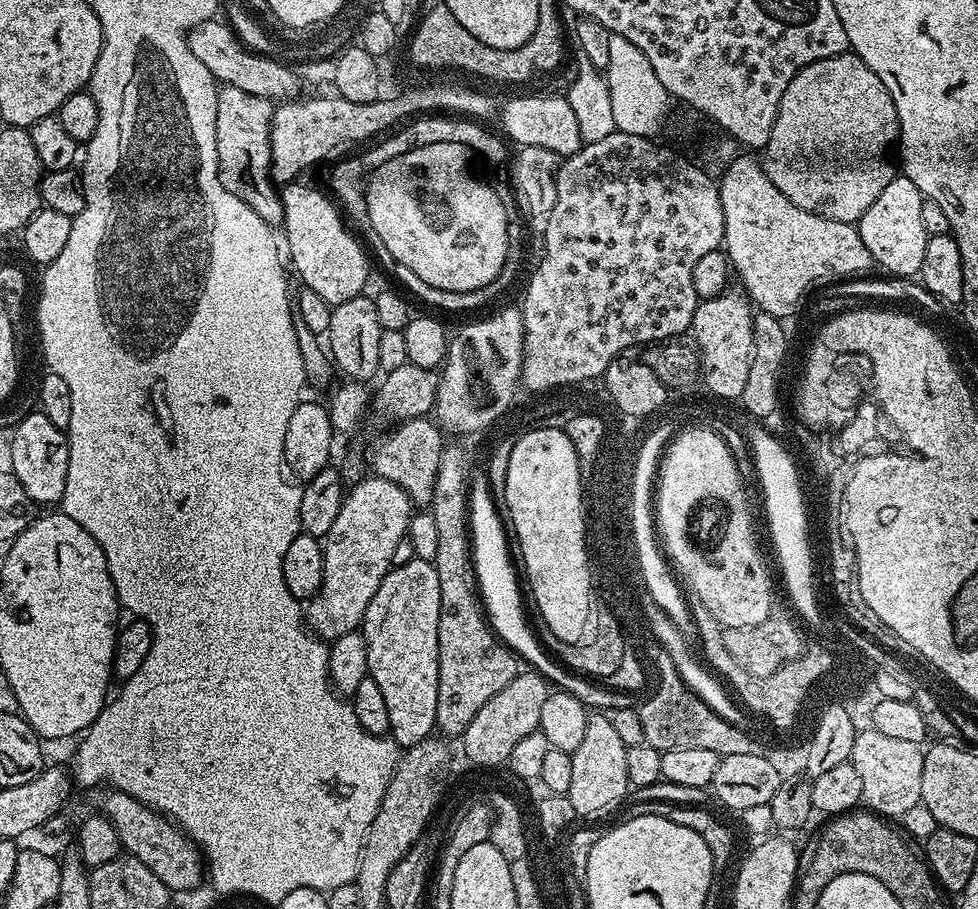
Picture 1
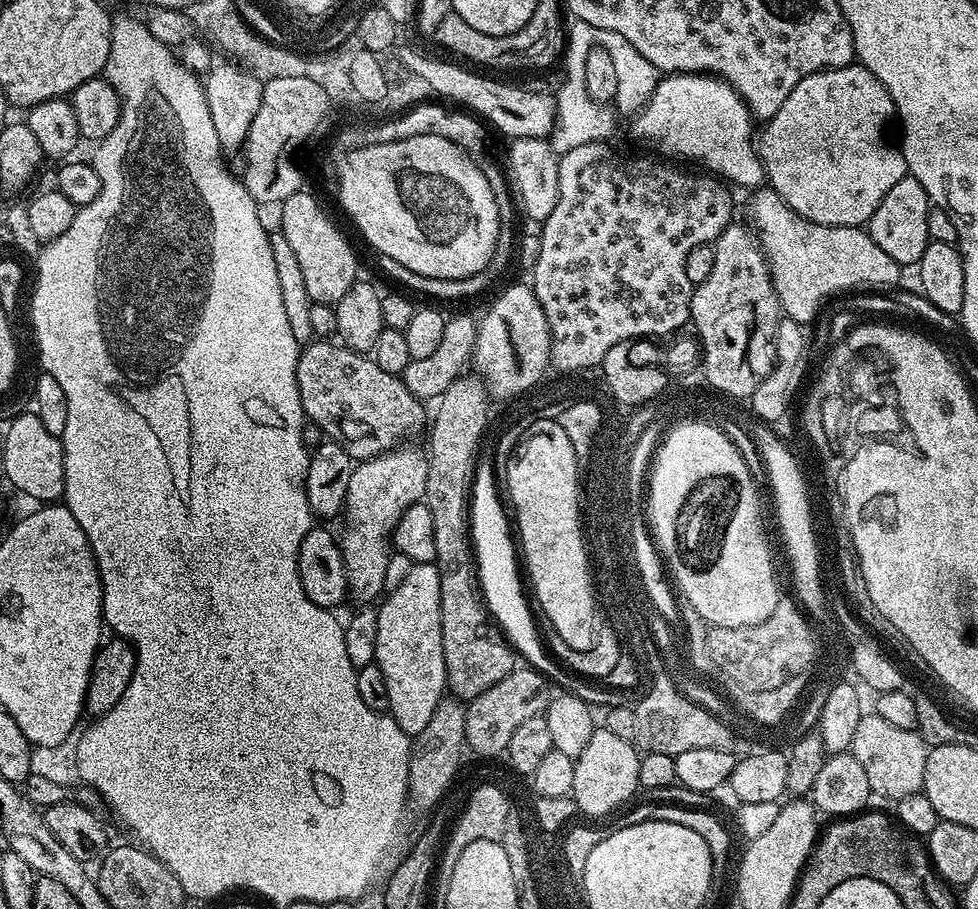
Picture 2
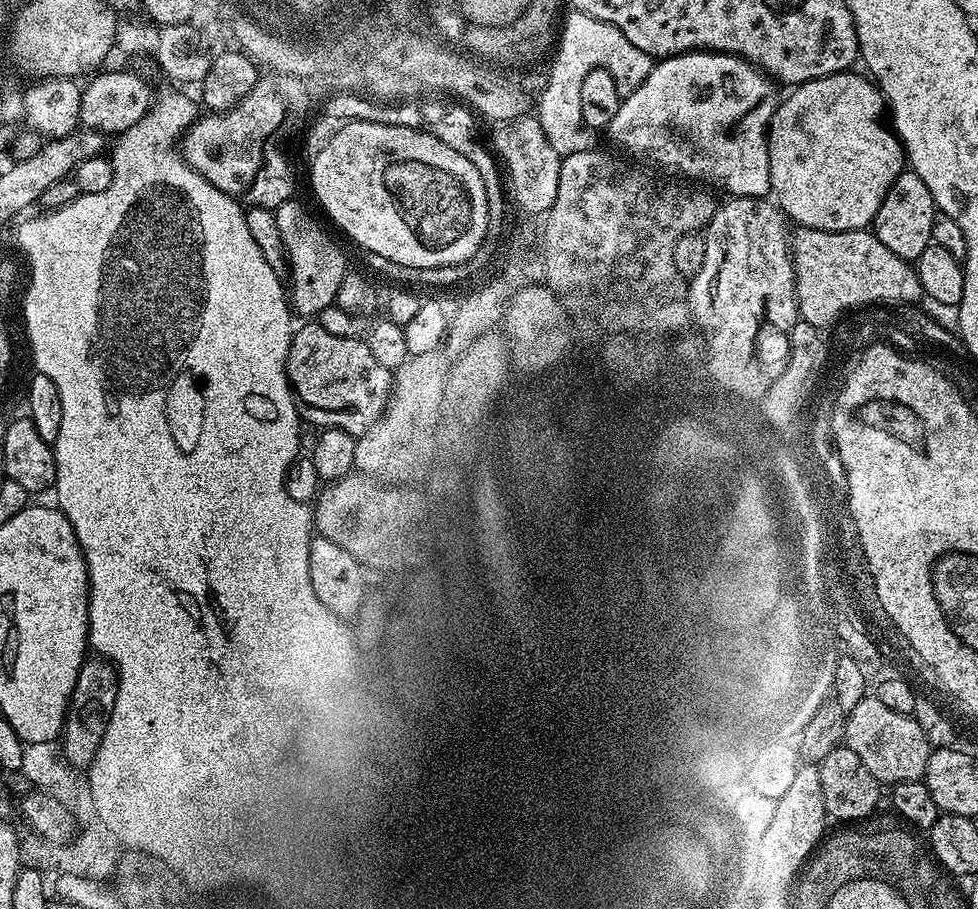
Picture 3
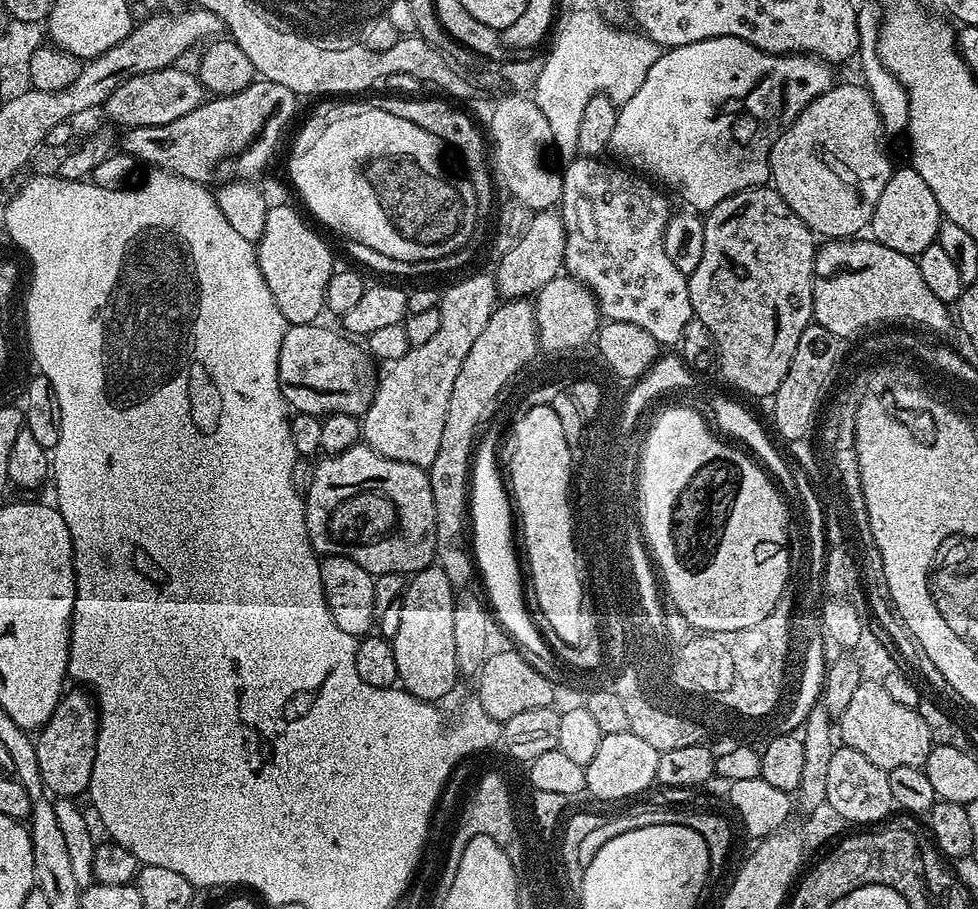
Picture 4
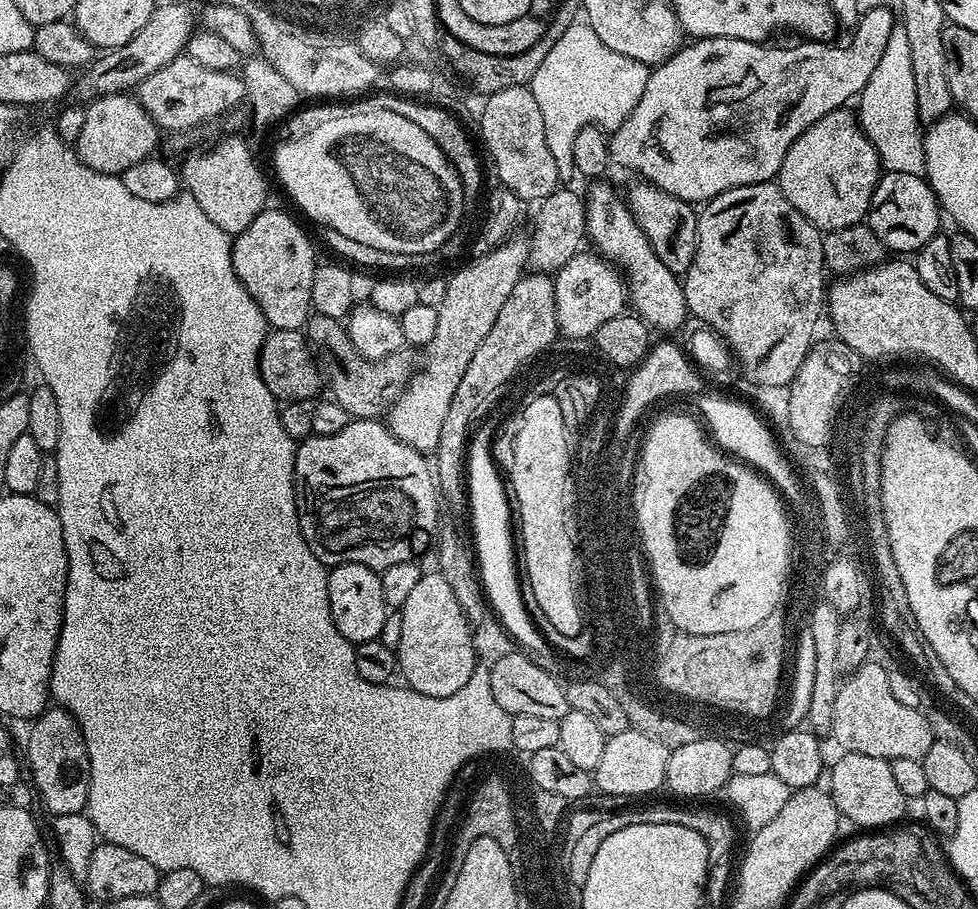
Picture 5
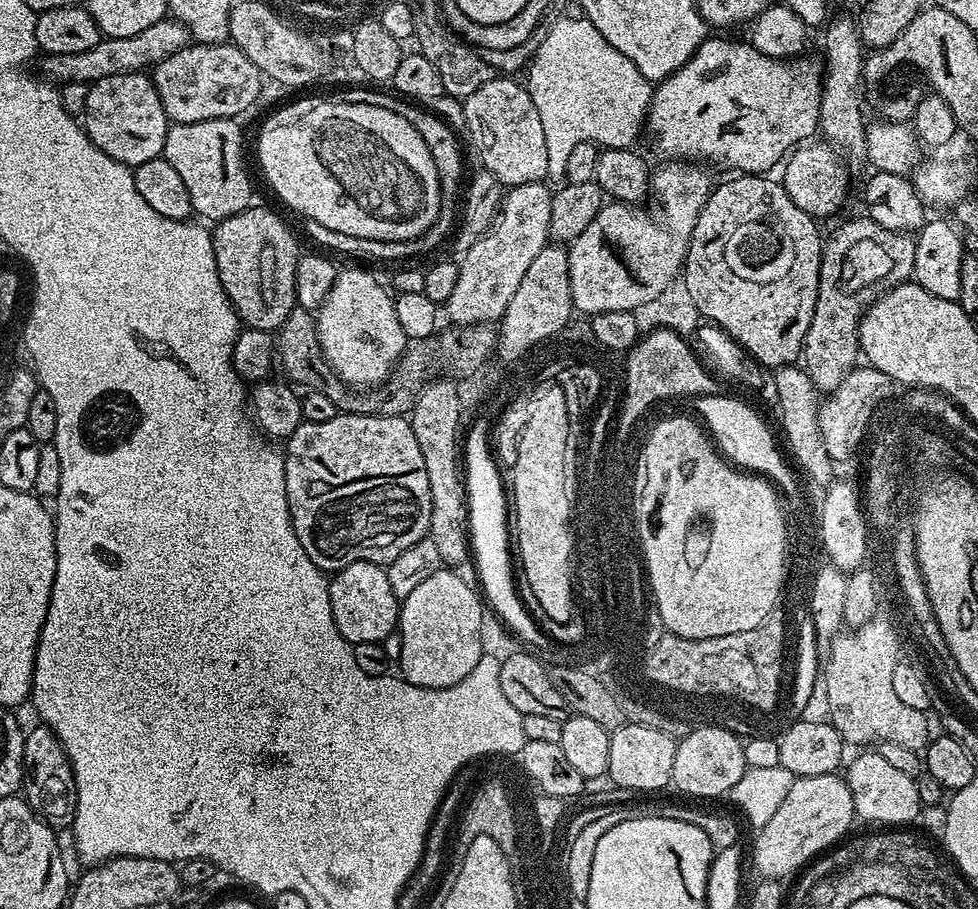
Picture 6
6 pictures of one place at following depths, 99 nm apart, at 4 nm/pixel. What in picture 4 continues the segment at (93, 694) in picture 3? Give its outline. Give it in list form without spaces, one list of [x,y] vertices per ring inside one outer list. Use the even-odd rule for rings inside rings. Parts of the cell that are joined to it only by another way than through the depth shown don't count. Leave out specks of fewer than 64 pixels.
[[[65,691],[58,706],[54,706],[54,714],[50,714],[50,718],[35,737],[38,766],[44,779],[44,787],[56,798],[80,798],[83,792],[85,795],[89,791],[92,783],[100,714],[97,701],[87,691],[76,691],[80,692]]]

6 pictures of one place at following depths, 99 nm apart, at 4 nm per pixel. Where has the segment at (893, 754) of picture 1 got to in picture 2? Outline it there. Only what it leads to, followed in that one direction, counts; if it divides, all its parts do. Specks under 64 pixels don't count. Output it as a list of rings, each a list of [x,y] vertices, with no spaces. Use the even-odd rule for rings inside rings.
[[[872,715],[860,717],[850,751],[854,758],[858,758],[862,770],[866,770],[866,778],[870,781],[873,793],[877,797],[885,796],[889,802],[895,802],[906,798],[906,794],[914,794],[923,789],[928,749],[929,745],[924,743],[915,728],[902,730],[886,722],[886,718]]]

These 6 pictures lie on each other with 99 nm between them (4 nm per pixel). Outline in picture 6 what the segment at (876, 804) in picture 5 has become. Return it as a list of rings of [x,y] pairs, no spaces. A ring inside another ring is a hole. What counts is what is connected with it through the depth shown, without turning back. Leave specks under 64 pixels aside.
[[[864,750],[847,765],[846,779],[850,794],[854,798],[854,810],[859,819],[873,820],[876,826],[908,826],[922,811],[918,798],[916,780],[910,774],[902,774],[895,766],[886,762],[878,750]]]

